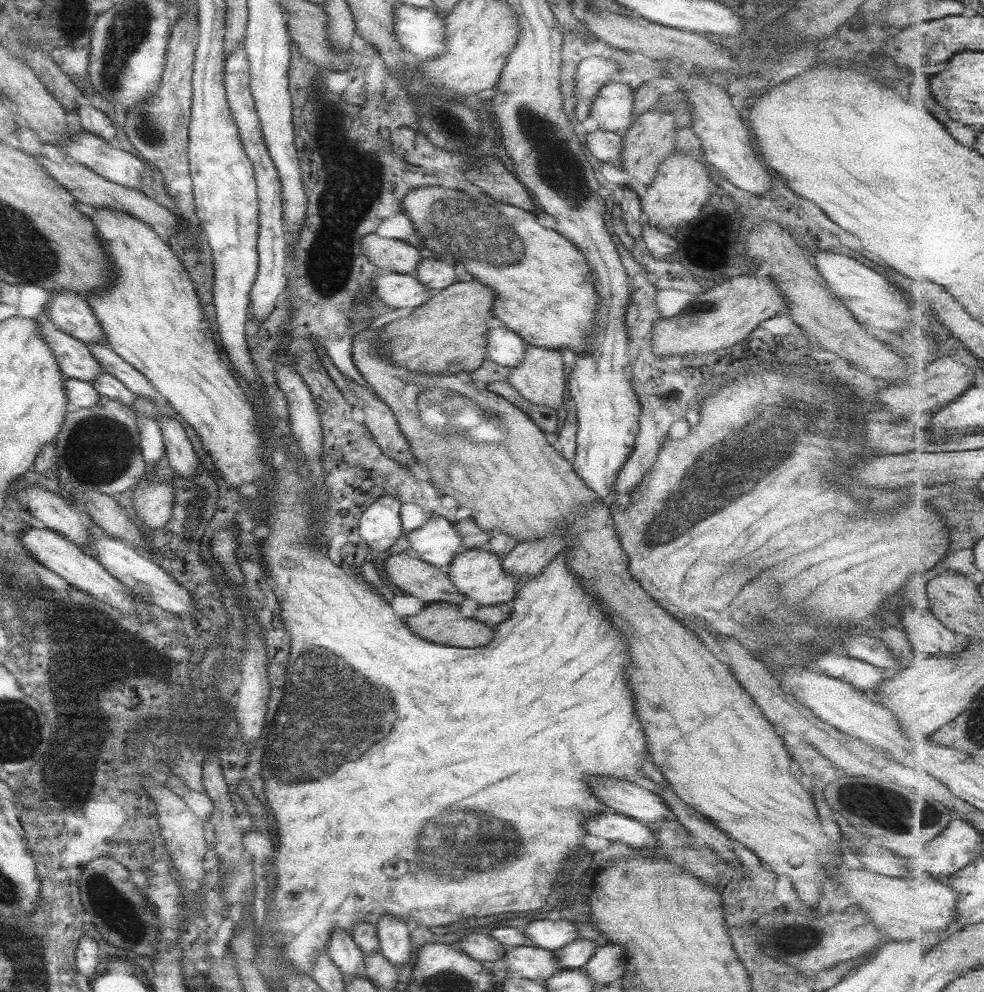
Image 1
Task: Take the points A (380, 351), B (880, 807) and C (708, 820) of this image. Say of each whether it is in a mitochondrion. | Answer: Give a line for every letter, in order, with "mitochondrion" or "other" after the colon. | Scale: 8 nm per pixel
A: other
B: mitochondrion
C: other

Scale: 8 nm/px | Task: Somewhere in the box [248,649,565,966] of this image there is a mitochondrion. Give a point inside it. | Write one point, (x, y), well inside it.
(463, 842)

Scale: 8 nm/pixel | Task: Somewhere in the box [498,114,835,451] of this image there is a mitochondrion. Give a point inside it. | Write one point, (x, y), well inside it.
(565, 184)

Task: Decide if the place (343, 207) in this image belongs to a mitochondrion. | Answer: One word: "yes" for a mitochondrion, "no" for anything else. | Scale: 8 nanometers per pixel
yes

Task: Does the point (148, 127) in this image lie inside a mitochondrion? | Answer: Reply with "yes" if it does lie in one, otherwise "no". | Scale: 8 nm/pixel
yes

